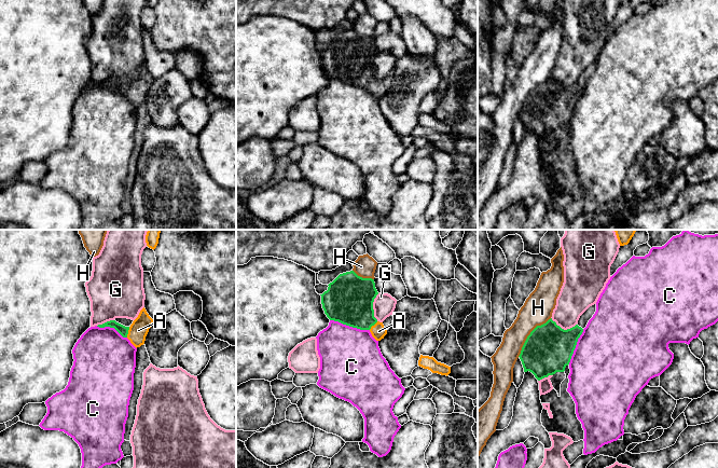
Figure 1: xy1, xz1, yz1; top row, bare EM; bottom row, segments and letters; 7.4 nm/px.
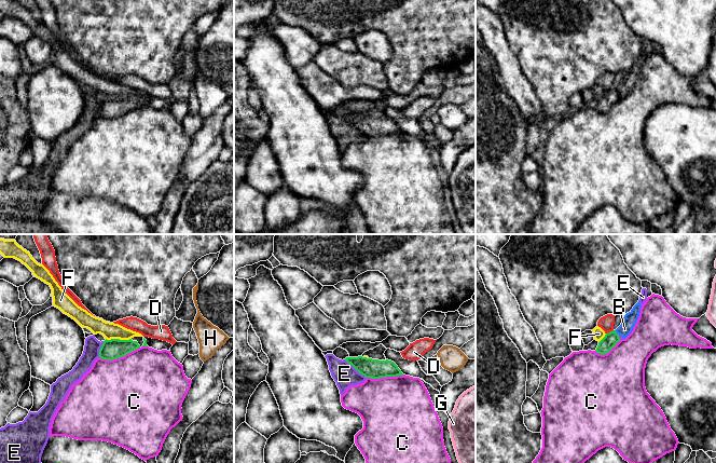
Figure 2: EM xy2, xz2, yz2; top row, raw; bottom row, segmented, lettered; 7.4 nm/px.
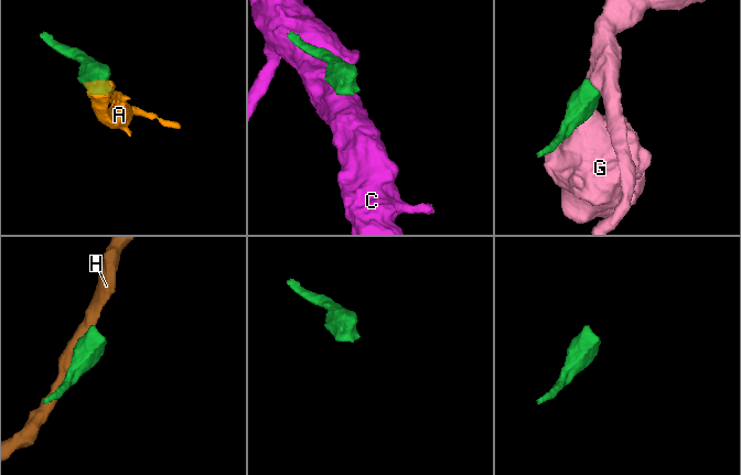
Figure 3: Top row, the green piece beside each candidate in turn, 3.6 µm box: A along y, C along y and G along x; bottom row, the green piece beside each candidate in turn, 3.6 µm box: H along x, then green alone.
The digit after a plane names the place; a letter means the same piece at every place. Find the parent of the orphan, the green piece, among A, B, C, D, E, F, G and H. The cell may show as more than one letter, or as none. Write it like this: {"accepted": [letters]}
{"accepted": ["A"]}

